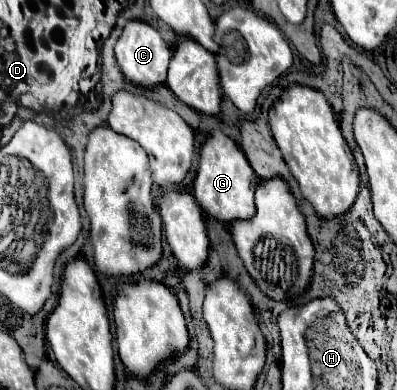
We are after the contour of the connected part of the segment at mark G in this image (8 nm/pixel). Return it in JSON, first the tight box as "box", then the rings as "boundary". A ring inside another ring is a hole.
{"box":[194,129,258,223],"boundary":[[[220,129],[212,131],[212,135],[204,141],[200,149],[198,173],[194,181],[194,197],[202,205],[202,209],[222,223],[230,223],[232,219],[250,219],[250,215],[254,215],[256,185],[258,175],[252,171],[240,147]]]}

